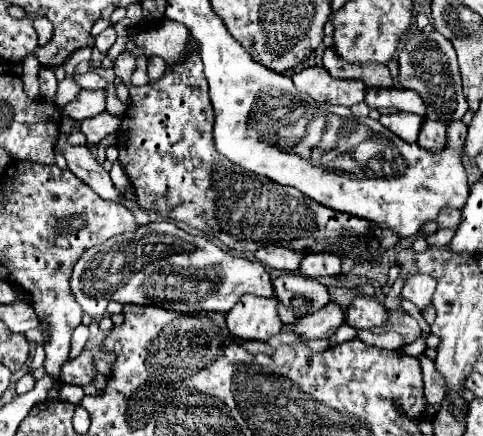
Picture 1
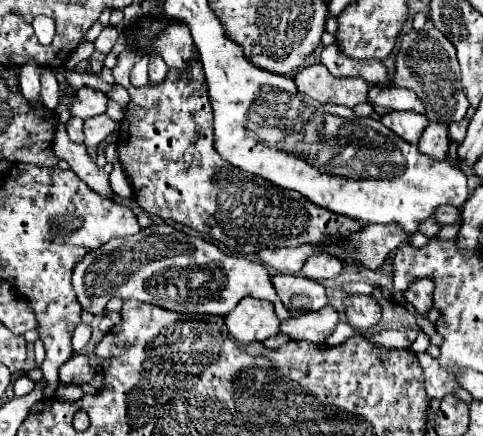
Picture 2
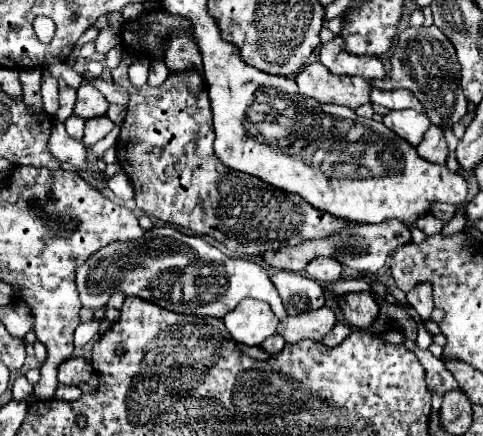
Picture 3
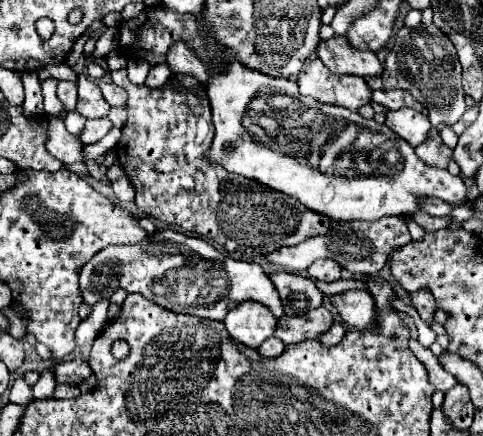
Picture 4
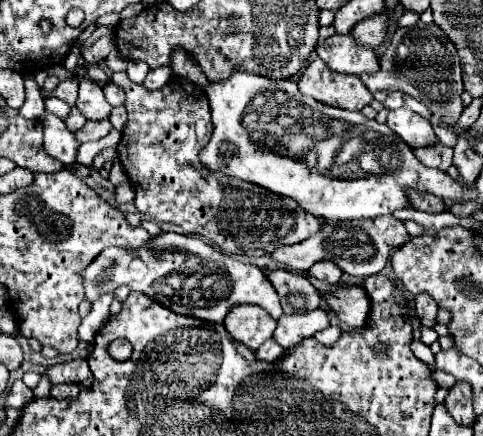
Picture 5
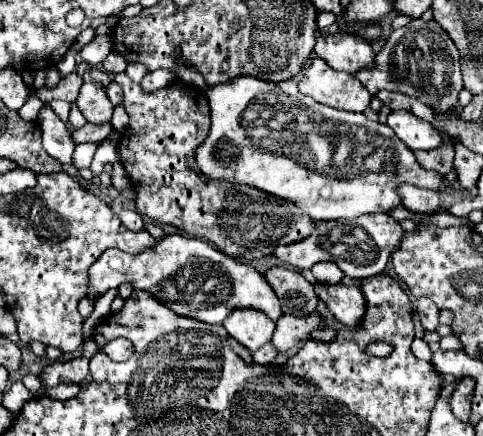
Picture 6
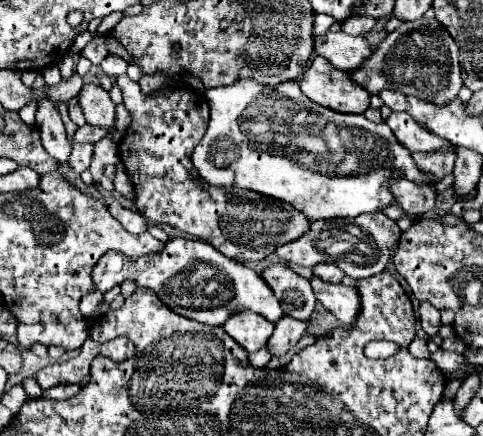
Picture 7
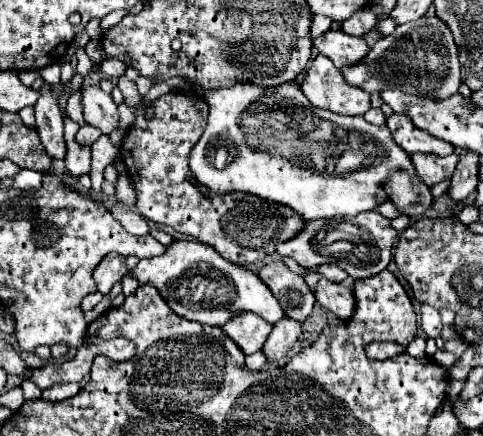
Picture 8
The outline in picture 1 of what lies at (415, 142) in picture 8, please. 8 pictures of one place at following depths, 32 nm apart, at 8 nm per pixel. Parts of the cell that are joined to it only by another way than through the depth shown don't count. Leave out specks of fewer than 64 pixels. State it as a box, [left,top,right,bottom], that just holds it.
[380,112,424,142]

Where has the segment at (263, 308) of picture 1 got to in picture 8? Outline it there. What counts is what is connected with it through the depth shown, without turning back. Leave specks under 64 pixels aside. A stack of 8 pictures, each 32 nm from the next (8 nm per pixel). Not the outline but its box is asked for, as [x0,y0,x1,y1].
[222,314,272,356]

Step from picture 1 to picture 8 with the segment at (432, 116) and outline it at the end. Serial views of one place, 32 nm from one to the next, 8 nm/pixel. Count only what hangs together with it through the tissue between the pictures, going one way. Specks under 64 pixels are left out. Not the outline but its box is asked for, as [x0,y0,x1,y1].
[342,16,460,100]

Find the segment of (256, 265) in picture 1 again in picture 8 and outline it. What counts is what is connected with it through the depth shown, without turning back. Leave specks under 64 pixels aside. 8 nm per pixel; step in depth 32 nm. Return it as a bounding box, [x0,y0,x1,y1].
[94,240,286,326]

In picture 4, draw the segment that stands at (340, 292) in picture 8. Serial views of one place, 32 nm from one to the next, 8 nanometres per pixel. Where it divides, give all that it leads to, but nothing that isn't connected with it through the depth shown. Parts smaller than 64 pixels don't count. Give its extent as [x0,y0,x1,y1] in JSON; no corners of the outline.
[330,290,376,330]

